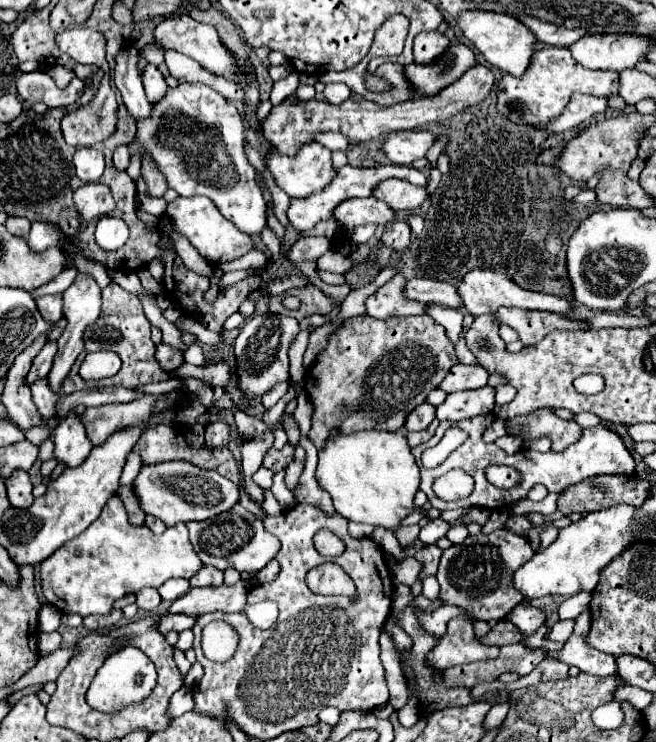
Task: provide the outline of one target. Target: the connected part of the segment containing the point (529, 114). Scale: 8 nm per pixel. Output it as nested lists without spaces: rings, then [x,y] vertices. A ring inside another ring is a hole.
[[[545,47],[533,53],[531,67],[521,77],[503,75],[497,87],[497,109],[517,125],[537,125],[559,115],[571,93],[609,97],[611,93],[619,93],[619,75],[615,71],[593,71],[575,63],[567,47]]]

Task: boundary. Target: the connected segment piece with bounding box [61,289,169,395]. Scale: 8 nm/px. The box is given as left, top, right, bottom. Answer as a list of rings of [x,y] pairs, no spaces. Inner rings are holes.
[[[103,289],[103,305],[101,305],[101,315],[99,319],[87,327],[87,335],[83,335],[85,339],[85,349],[81,351],[79,359],[75,361],[73,369],[69,371],[61,393],[69,395],[75,391],[83,391],[83,379],[79,377],[79,367],[83,363],[83,357],[91,351],[115,351],[121,355],[123,359],[123,369],[109,377],[109,379],[101,379],[101,381],[93,381],[89,383],[91,387],[103,387],[103,385],[123,385],[129,389],[153,383],[153,381],[165,381],[169,375],[159,367],[159,363],[155,361],[155,343],[151,341],[151,323],[147,321],[145,313],[143,313],[143,305],[139,301],[137,295],[131,295],[123,289]],[[113,335],[117,337],[117,341],[113,341]]]

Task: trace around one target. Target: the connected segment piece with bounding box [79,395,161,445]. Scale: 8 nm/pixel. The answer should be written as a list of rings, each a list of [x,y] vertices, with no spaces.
[[[143,395],[141,399],[135,399],[127,405],[101,405],[101,407],[87,407],[87,411],[79,417],[87,437],[93,445],[101,445],[111,433],[115,433],[121,427],[129,427],[133,423],[139,423],[151,415],[153,403],[161,395]]]

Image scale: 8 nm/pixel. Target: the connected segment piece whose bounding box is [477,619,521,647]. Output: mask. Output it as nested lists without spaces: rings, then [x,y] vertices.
[[[503,619],[503,621],[497,623],[495,629],[491,629],[487,635],[477,637],[477,639],[479,639],[479,643],[483,643],[483,645],[499,645],[499,647],[503,647],[503,645],[519,643],[519,641],[521,641],[521,635],[519,635],[519,631],[517,631],[515,625],[511,625],[509,621]]]

